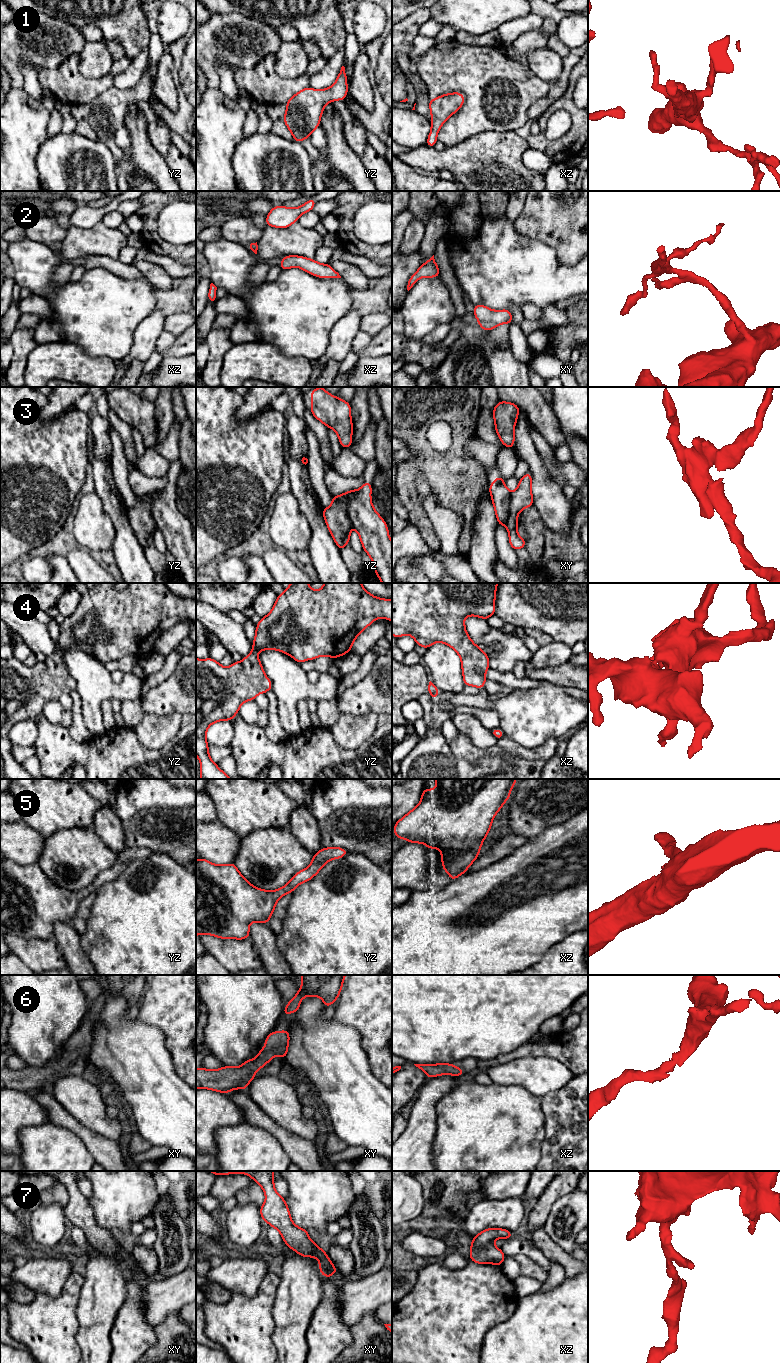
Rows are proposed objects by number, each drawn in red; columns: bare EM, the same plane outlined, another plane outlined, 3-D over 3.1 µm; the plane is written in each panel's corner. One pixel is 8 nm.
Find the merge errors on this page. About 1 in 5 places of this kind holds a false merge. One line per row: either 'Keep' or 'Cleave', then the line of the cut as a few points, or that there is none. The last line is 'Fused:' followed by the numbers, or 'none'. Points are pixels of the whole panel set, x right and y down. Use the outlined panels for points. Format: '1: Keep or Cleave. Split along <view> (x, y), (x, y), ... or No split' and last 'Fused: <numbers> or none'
1: Keep. No split
2: Keep. No split
3: Keep. No split
4: Keep. No split
5: Keep. No split
6: Keep. No split
7: Keep. No split
Fused: none

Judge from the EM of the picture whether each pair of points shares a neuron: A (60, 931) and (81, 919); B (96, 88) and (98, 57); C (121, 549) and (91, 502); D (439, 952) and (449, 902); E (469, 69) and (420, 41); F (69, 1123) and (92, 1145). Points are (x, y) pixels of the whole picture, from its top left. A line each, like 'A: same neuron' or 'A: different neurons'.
A: different neurons
B: different neurons
C: different neurons
D: same neuron
E: different neurons
F: same neuron

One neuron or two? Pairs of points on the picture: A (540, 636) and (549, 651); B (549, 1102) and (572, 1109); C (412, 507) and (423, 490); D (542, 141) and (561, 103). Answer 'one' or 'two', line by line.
A: two
B: one
C: two
D: one

